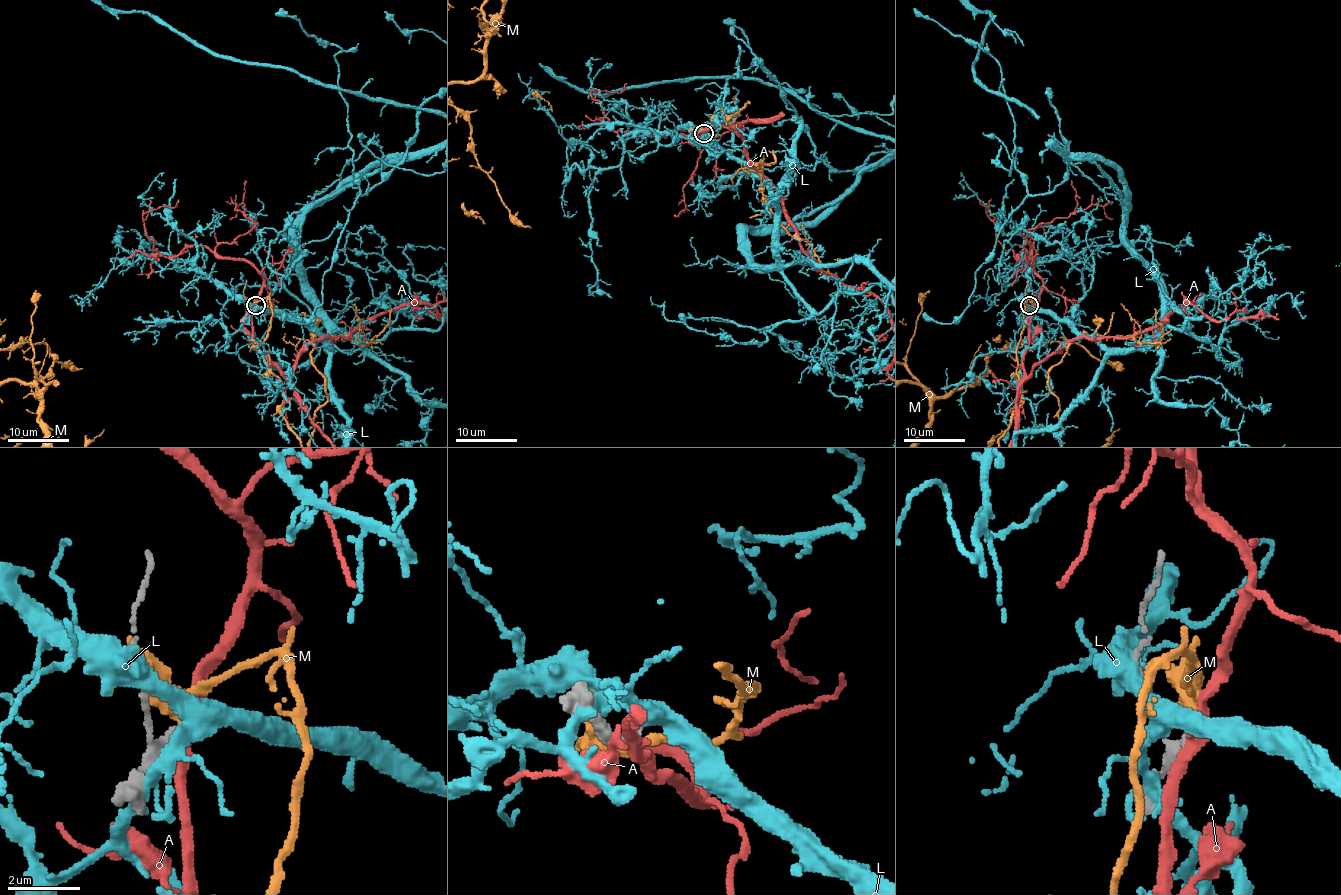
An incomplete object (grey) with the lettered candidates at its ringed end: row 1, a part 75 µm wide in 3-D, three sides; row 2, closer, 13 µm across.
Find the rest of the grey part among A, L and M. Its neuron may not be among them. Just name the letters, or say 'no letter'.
no letter

